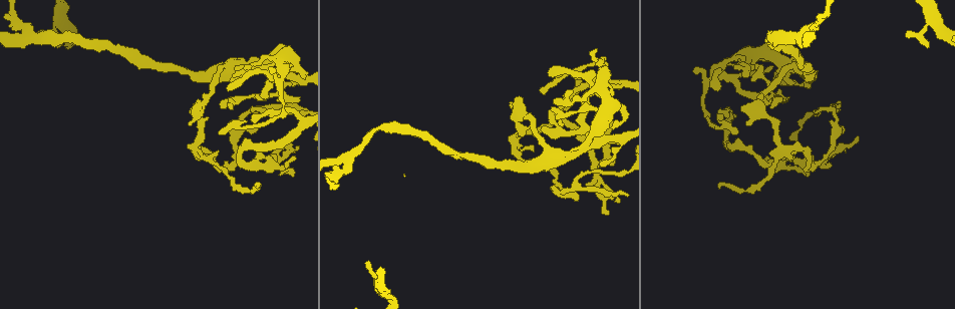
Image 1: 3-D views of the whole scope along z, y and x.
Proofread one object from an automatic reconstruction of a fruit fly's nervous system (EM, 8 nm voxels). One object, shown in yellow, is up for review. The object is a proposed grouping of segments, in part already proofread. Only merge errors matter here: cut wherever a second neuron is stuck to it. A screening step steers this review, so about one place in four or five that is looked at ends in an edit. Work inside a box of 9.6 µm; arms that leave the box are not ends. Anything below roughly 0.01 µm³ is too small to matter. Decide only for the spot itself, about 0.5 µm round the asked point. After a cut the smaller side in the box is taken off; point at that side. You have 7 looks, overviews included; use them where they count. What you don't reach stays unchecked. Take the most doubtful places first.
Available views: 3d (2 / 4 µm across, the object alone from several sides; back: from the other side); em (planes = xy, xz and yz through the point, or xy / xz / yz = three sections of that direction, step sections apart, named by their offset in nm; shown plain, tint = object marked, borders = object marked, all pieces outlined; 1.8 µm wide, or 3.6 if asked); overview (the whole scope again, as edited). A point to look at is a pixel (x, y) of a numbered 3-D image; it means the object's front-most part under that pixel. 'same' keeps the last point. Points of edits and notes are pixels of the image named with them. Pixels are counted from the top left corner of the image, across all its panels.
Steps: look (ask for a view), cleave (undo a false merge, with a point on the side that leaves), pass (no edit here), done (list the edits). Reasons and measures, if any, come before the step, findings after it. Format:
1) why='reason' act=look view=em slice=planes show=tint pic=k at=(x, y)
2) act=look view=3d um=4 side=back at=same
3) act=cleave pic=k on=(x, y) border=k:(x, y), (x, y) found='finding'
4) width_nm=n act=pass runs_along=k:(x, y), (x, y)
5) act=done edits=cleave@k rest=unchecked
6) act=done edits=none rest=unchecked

why='two arms in line, one across' act=look view=em slice=yz step=8 show=tint pic=1 at=(774, 58)

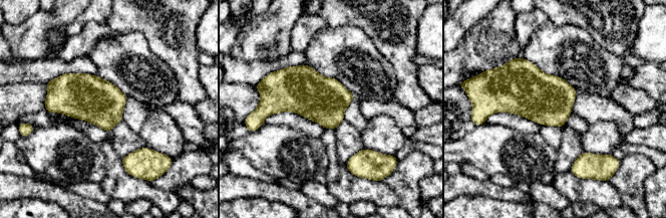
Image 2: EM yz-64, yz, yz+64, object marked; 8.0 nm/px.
act=look view=em slice=planes show=tint at=same

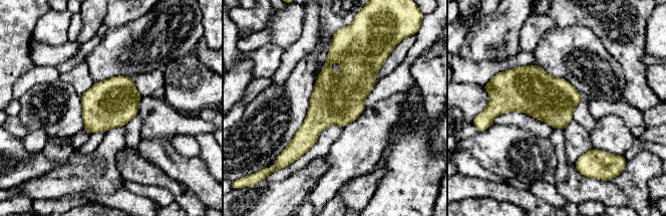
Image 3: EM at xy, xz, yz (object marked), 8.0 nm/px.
act=pass found='one neuron here'

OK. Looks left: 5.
act=look view=em um=3.6 slice=xz step=8 show=tint pic=1 at=(233, 101)

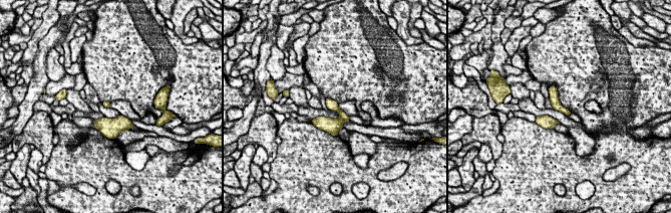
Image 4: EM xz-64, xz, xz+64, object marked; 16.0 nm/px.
act=pass runs_along=4:(551, 88), (554, 100), (567, 113) found='one neuron here'

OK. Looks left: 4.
why='three arms meet' act=look view=3d um=4 pic=1 at=(347, 157)

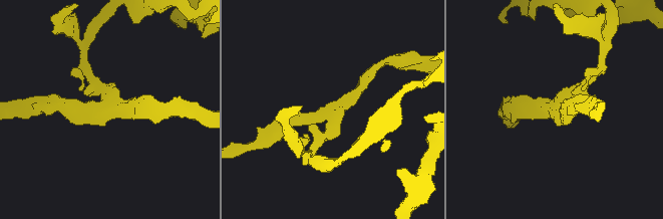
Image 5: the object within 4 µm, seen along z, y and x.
arms=3 arm_widths_nm=190,200,260 why='shape alone is not enough' act=look view=em slice=xz step=16 show=tint pic=5 at=(110, 108)

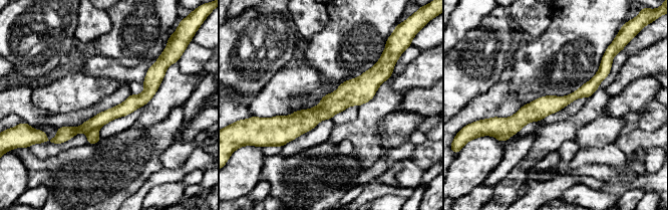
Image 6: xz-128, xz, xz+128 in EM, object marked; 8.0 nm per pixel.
act=look view=em slice=planes show=borders at=same

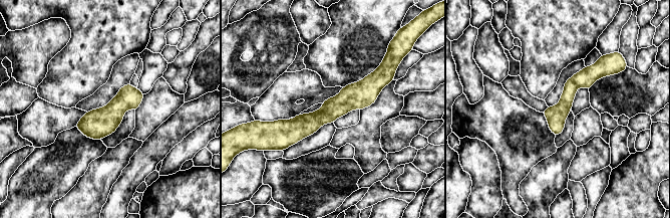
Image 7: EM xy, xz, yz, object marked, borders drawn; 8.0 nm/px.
act=cleave pic=7 on=(585, 78) border=7:(570, 78), (578, 86) found='two neurons meet here'

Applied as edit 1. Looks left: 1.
act=done edits=cleave@7 rest=unchecked

